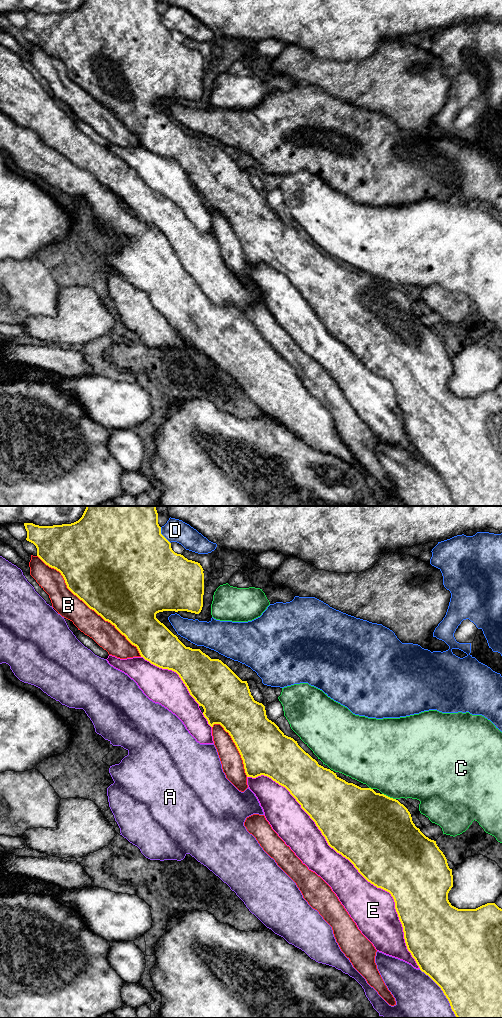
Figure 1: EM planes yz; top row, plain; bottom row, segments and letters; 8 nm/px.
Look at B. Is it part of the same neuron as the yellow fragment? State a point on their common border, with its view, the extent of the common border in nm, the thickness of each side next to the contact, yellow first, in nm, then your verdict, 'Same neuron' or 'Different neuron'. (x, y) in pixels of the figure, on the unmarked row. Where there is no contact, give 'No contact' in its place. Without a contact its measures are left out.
Touches yellow at yz (88, 94). Shared border 1150 nm. Thickness 500 nm (yellow) against 200 nm. Same neuron

